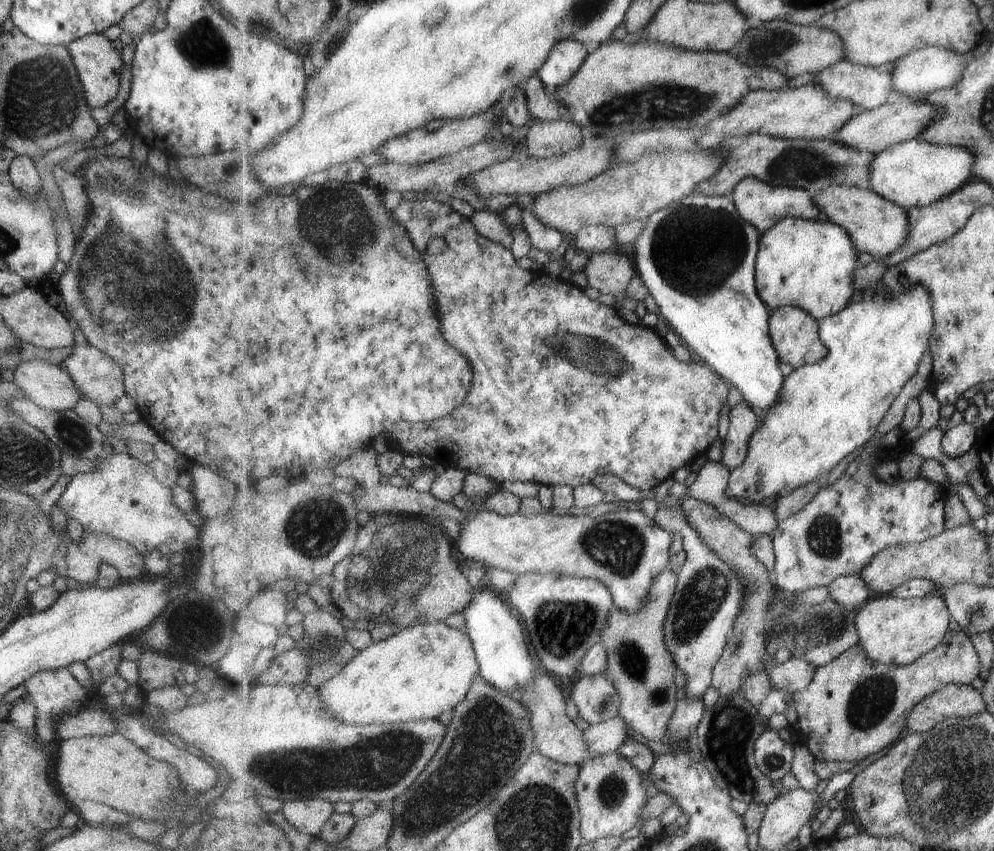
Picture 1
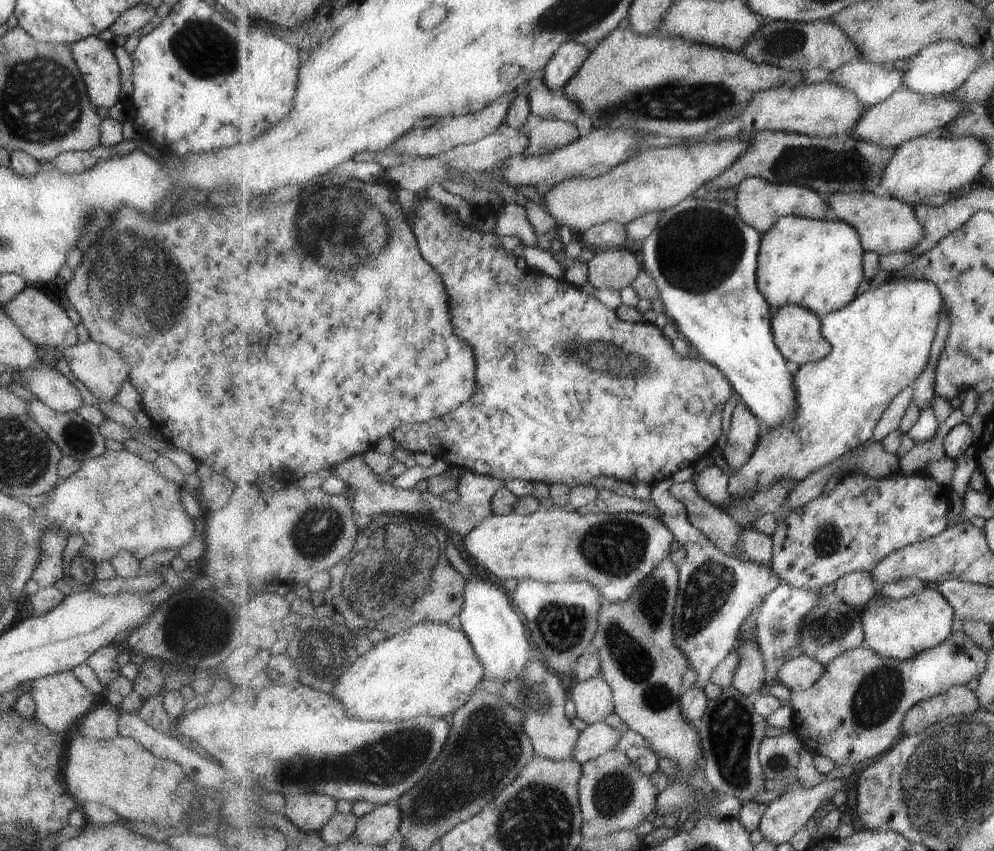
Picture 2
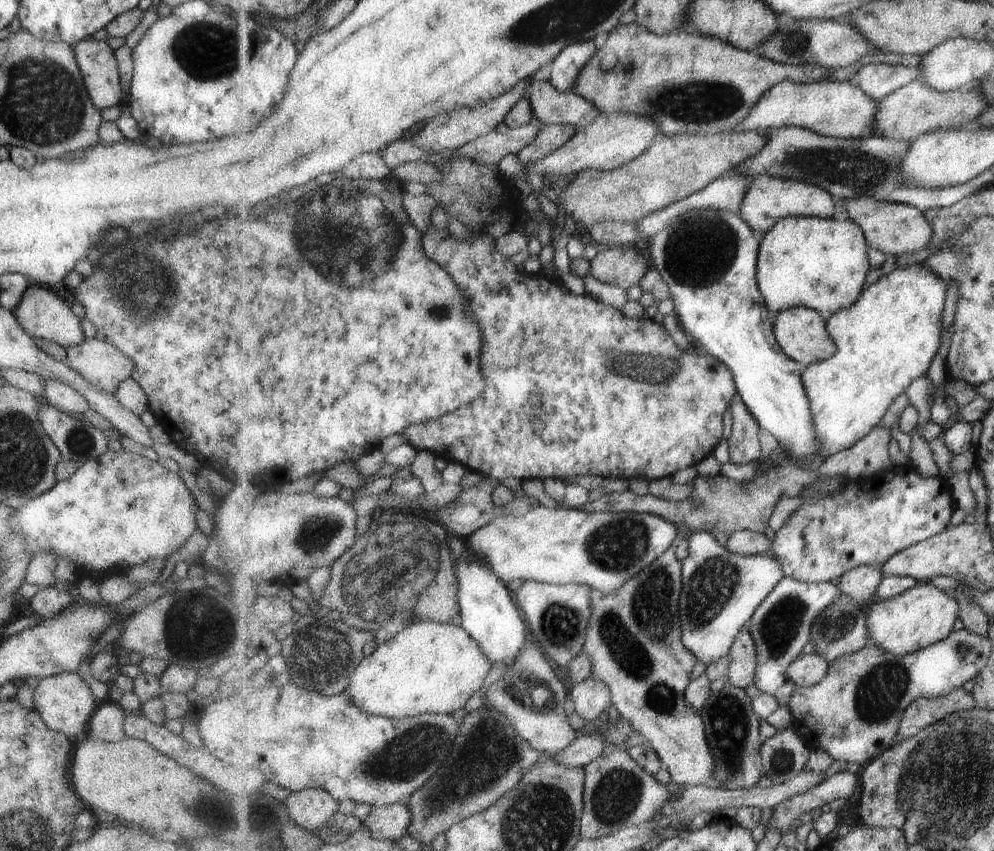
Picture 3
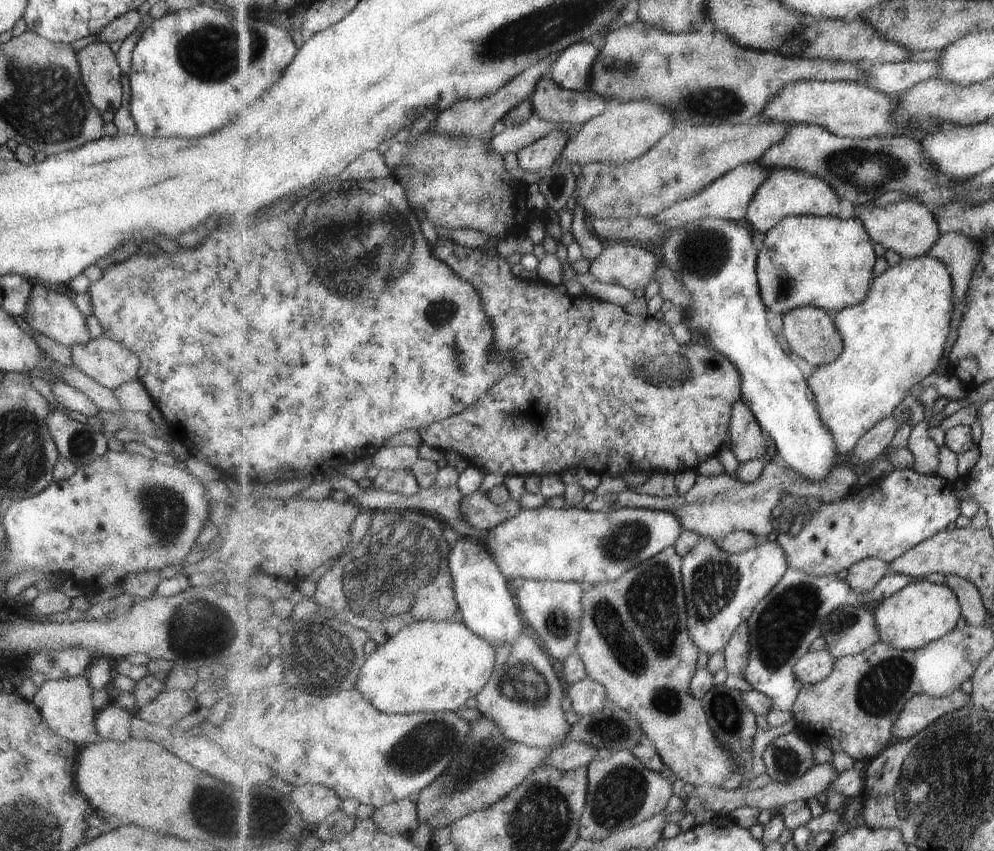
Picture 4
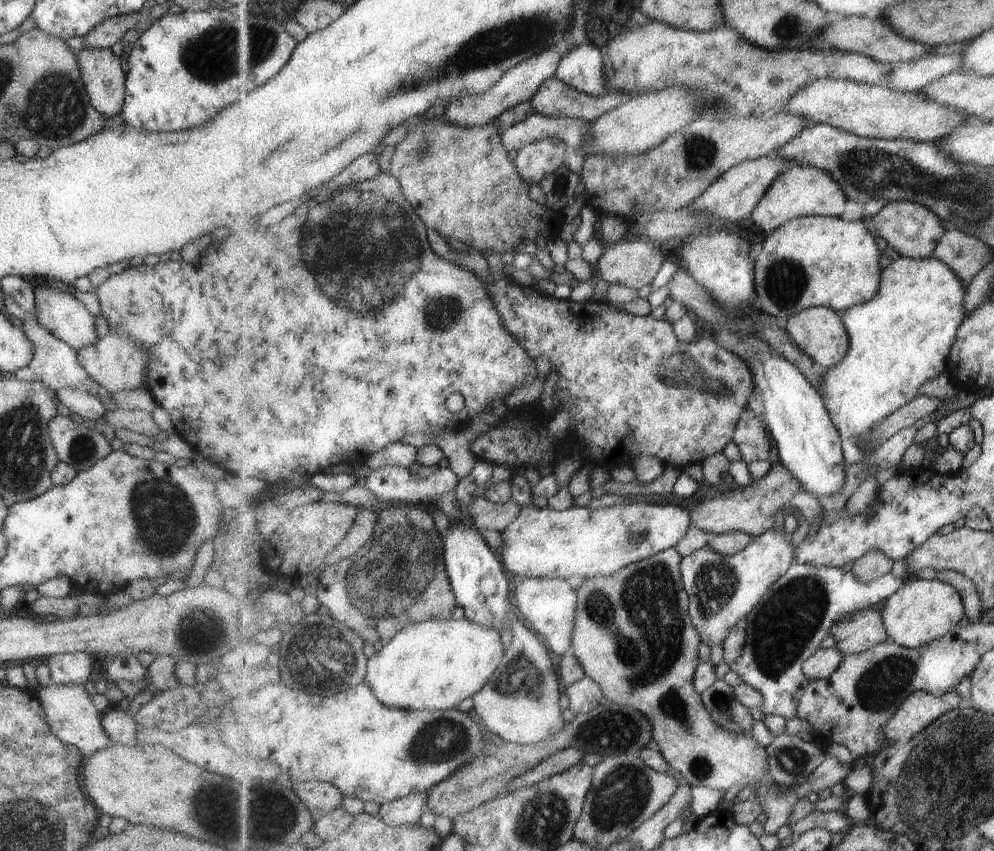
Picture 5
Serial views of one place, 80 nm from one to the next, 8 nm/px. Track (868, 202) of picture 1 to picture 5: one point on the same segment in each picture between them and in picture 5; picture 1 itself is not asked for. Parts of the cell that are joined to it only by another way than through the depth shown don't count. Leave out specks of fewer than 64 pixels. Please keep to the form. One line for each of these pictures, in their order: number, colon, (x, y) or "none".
2: (886, 225)
3: (901, 229)
4: (910, 228)
5: (913, 230)

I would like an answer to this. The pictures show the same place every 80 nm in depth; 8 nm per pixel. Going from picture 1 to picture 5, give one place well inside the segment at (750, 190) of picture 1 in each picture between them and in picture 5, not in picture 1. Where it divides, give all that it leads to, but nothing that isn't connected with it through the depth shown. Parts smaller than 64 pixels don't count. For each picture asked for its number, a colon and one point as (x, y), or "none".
2: (761, 203)
3: (770, 199)
4: (788, 193)
5: (801, 190)

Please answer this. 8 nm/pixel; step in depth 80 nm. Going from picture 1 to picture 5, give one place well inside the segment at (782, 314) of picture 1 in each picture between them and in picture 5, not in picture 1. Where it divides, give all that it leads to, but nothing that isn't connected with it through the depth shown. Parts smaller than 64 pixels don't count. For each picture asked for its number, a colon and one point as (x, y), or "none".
2: (798, 332)
3: (802, 332)
4: (811, 333)
5: (819, 331)

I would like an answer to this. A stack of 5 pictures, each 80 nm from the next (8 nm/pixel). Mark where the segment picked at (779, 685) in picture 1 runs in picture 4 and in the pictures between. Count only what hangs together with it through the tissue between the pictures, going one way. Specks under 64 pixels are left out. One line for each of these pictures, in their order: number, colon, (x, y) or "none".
2: (802, 672)
3: (808, 670)
4: (817, 666)

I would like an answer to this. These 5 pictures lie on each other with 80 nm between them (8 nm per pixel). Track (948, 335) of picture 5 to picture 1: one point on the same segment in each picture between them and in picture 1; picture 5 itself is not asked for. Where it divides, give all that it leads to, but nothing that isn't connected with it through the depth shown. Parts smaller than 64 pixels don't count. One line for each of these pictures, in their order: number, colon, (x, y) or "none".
1: (826, 411)
2: (882, 342)
3: (886, 341)
4: (894, 340)

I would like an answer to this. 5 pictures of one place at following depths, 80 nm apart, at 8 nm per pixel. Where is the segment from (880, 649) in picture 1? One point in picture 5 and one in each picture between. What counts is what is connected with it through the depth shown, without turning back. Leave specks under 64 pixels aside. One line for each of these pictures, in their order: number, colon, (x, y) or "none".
2: (901, 629)
3: (924, 615)
4: (923, 612)
5: (923, 611)

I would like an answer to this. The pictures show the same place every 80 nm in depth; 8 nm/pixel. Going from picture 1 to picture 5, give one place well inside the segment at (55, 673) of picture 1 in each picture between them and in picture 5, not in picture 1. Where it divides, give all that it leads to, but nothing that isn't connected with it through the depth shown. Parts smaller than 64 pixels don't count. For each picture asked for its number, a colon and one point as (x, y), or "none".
2: (60, 700)
3: (64, 701)
4: (65, 705)
5: (69, 711)

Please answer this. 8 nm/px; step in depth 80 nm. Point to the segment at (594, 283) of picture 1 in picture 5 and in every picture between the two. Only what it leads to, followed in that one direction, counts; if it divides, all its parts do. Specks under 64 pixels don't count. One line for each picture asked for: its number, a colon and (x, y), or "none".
2: (616, 269)
3: (625, 267)
4: (633, 267)
5: (635, 264)

